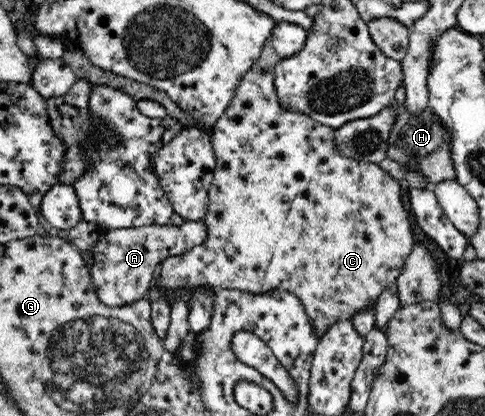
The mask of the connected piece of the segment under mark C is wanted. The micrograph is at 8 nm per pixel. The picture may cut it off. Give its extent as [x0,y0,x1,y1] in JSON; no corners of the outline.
[158,66,416,338]

